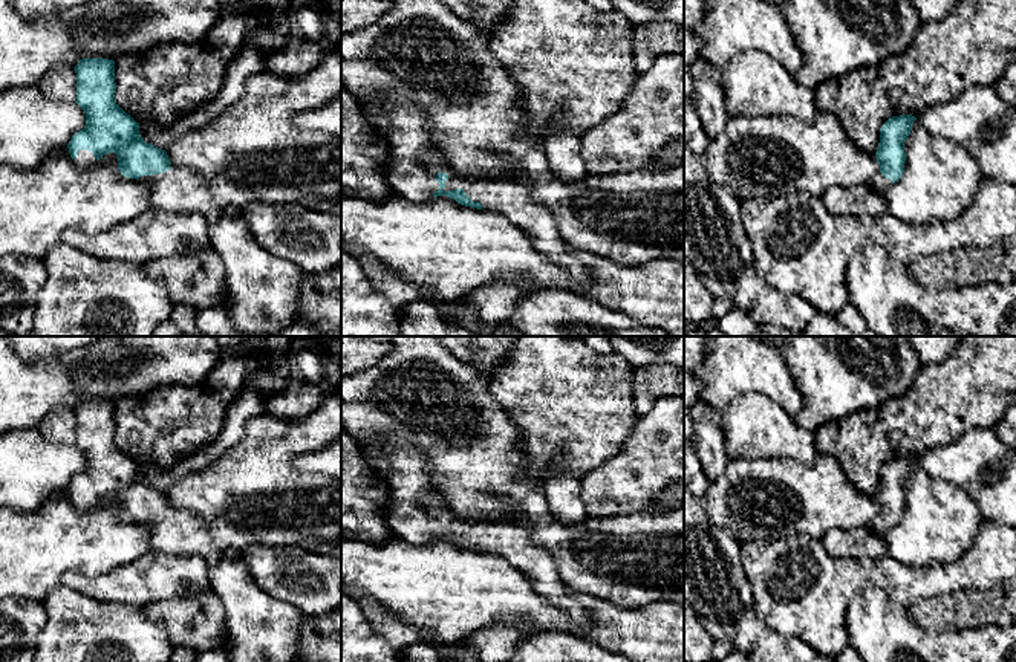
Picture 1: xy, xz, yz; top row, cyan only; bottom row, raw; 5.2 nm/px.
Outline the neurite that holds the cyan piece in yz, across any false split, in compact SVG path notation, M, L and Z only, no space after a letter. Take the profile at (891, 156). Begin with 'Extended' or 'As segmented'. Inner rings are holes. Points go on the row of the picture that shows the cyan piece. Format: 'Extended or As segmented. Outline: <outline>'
Extended. Outline: M900 115L889 118L880 128L875 151L880 173L868 183L854 188L831 187L820 197L831 214L857 217L883 216L887 213L886 190L903 176L906 153L904 142L917 118Z

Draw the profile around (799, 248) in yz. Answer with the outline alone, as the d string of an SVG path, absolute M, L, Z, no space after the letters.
M982 177L970 208L956 219L912 225L883 216L831 214L820 196L796 193L741 200L742 225L751 242L756 271L785 295L797 295L819 312L835 315L849 304L846 268L866 245L877 245L906 264L956 248L990 248L1016 234L1016 182Z

